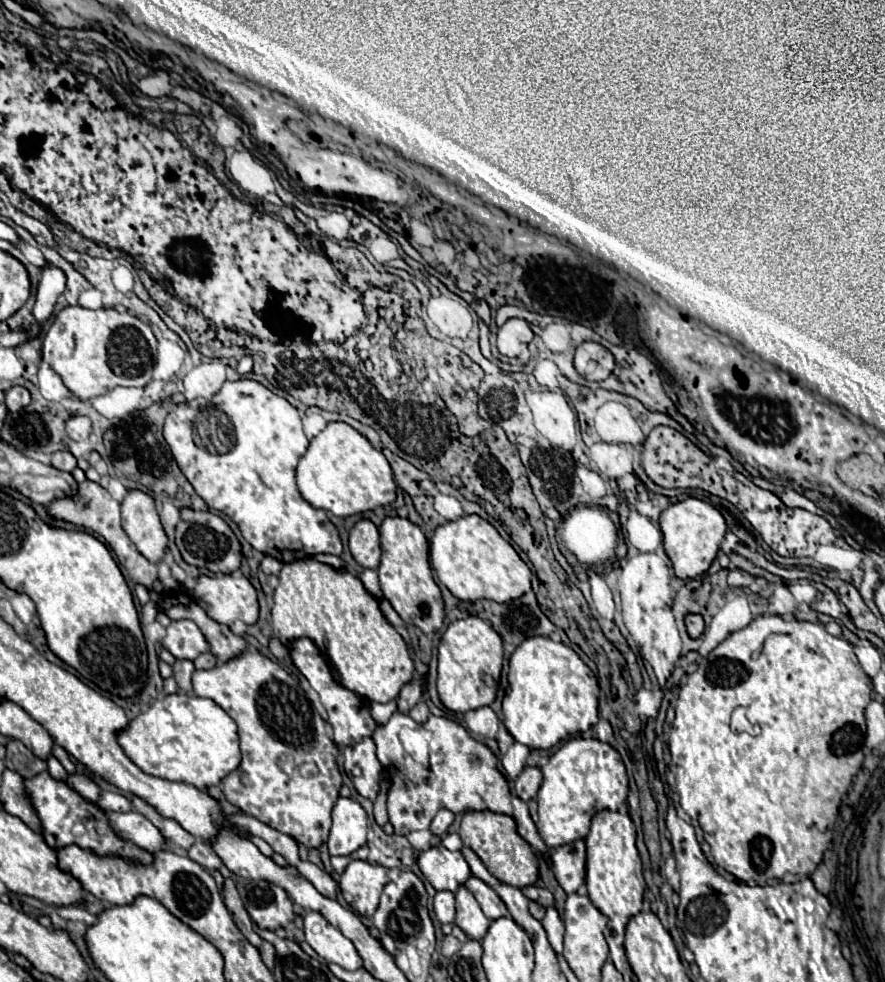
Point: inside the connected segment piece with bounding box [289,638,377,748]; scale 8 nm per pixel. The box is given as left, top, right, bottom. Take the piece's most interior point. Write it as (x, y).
(344, 708)

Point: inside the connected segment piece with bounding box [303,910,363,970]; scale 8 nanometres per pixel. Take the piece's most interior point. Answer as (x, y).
(326, 939)

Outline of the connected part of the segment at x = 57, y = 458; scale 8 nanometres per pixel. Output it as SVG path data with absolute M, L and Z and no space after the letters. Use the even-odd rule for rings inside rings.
M55 452L51 456L51 466L55 466L57 470L71 472L77 466L77 460L75 460L75 456L71 452Z

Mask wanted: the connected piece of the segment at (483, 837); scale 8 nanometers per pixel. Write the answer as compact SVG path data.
M491 810L485 812L465 812L459 836L465 846L469 846L489 868L493 876L503 880L505 884L525 888L537 882L539 878L539 858L525 838L519 836L515 820L505 814L495 814Z

